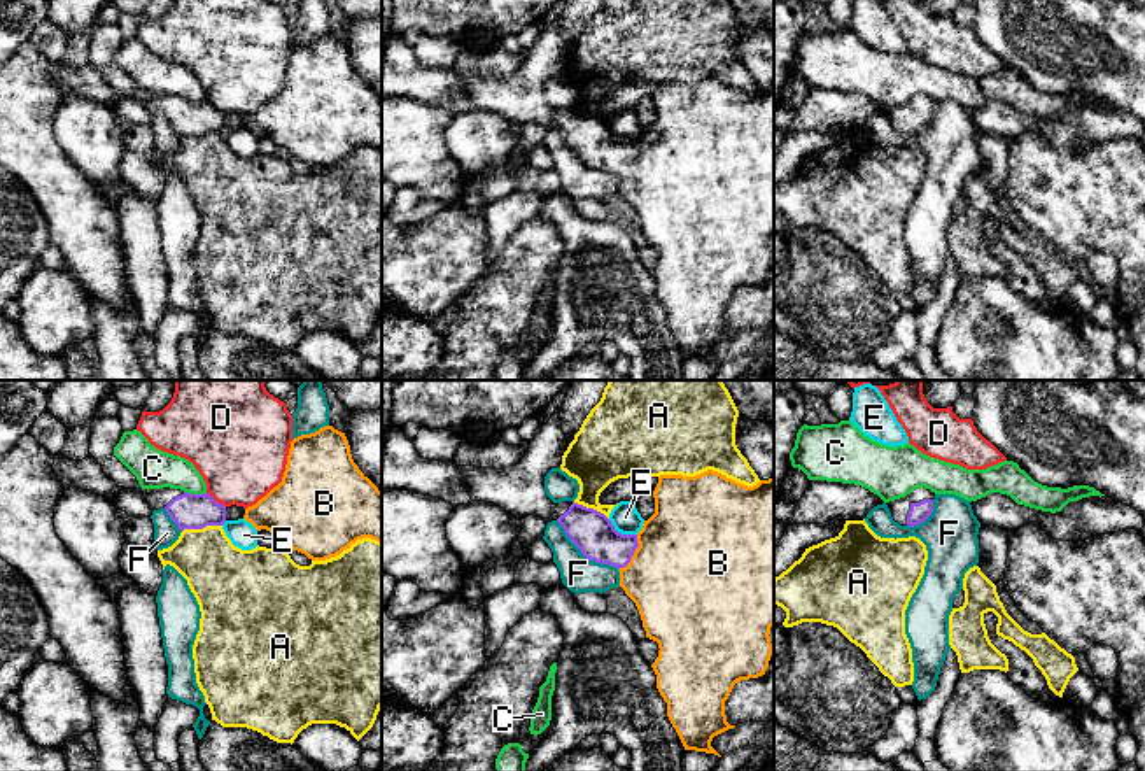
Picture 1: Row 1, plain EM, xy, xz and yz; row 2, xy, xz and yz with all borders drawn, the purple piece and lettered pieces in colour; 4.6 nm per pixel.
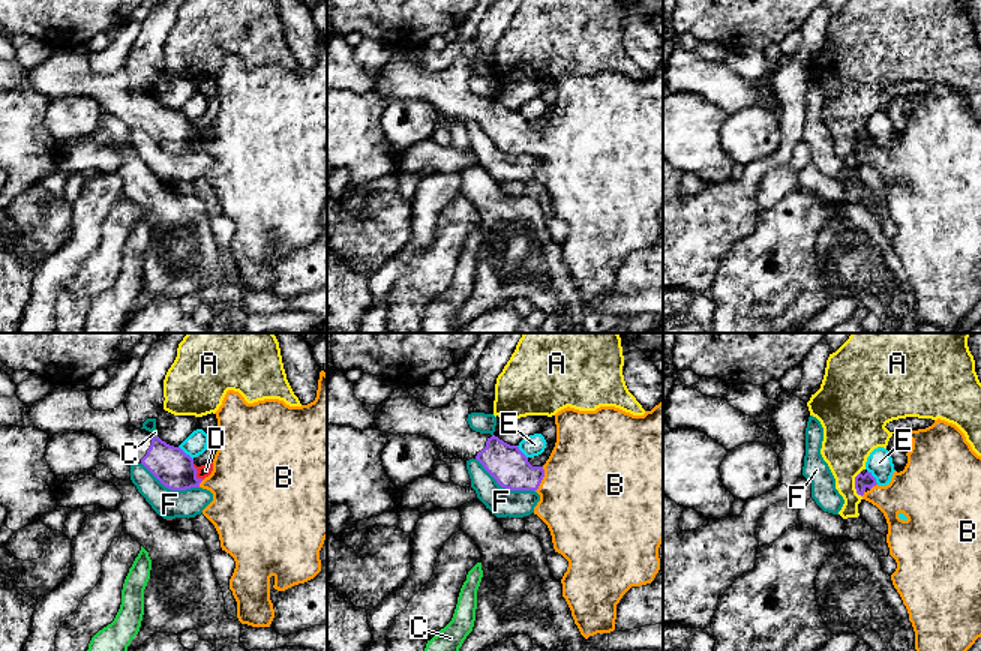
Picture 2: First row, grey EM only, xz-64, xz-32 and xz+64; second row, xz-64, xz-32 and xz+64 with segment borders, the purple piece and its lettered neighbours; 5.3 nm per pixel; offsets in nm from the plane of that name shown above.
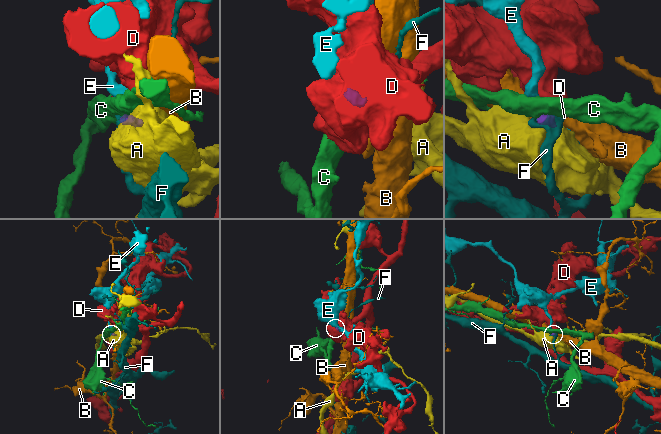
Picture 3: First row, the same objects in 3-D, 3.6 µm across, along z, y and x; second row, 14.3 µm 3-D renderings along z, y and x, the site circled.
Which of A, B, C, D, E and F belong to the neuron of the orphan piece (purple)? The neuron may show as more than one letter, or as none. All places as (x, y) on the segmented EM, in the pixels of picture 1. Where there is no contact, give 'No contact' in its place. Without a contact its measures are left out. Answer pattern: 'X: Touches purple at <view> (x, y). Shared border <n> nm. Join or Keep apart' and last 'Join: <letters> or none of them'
A: Touches purple at xy (202, 528). Shared border 190 nm. Keep apart
B: Touches purple at xz (632, 554). Shared border 190 nm. Join
C: Touches purple at xy (195, 495). Shared border 100 nm. Keep apart
D: Touches purple at xy (214, 500). Shared border 120 nm. Keep apart
E: Touches purple at xz (620, 533). Shared border 150 nm. Keep apart
F: Touches purple at xz (583, 554). Shared border 360 nm. Keep apart
Join: B

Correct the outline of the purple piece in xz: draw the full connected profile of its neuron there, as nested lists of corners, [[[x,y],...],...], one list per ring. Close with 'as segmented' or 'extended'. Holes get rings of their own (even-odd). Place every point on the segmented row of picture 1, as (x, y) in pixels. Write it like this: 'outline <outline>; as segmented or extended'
outline [[[562,403],[530,440],[518,464],[504,470],[457,466],[462,485],[473,501],[497,505],[516,520],[527,515],[537,515],[546,524],[557,520],[588,561],[620,571],[620,587],[636,603],[646,638],[658,643],[658,657],[651,668],[657,675],[657,689],[667,703],[667,717],[685,750],[721,757],[711,741],[735,727],[727,722],[725,701],[737,682],[765,675],[772,655],[769,634],[774,626],[774,477],[748,487],[713,470],[695,477],[660,475],[653,491],[655,513],[644,520],[637,534],[622,534],[604,513],[574,501],[553,503],[546,496],[544,477],[551,468],[560,466],[567,449],[560,421]]]; extended

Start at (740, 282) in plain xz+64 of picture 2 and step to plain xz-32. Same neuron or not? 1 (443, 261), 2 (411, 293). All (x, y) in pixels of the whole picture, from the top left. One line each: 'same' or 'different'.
1: same
2: same

